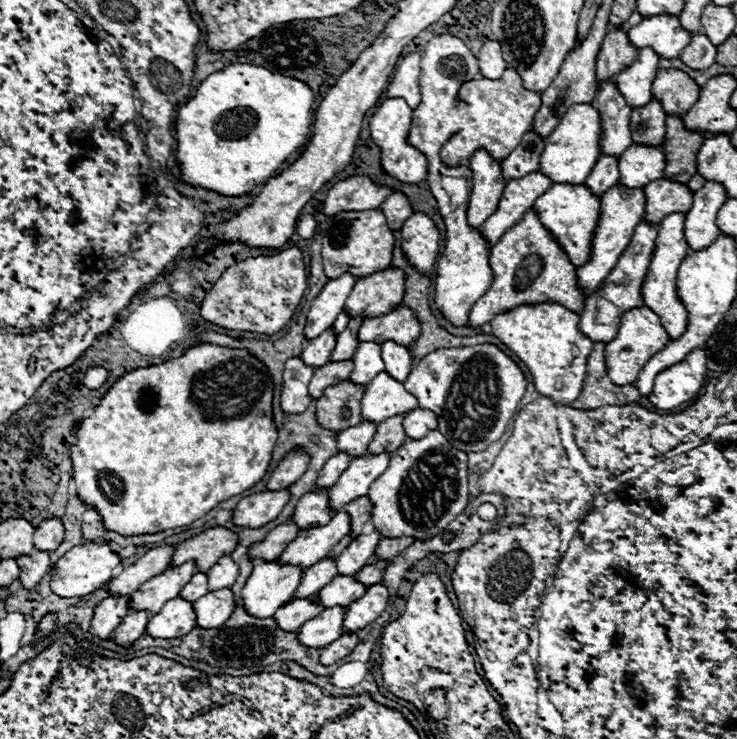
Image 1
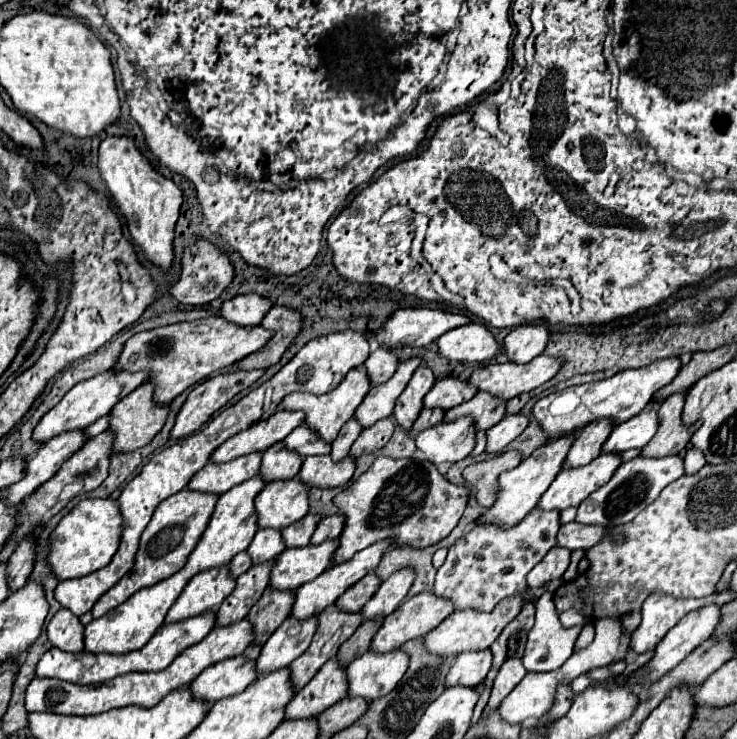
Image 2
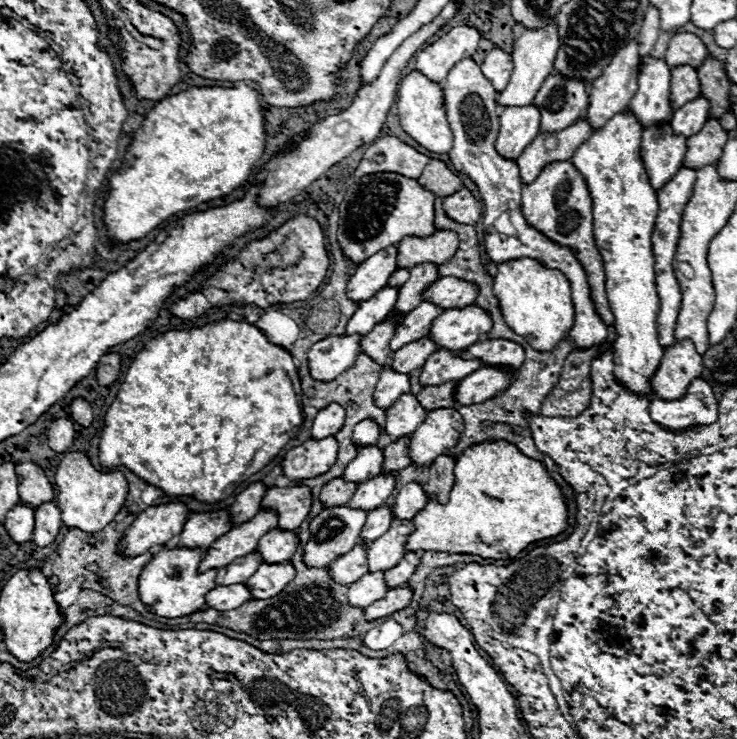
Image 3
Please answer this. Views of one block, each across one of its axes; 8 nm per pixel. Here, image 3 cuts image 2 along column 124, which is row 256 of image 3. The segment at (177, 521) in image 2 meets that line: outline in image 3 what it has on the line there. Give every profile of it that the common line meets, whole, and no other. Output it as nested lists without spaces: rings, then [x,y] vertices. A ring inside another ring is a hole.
[[[568,160],[552,162],[542,170],[542,174],[530,186],[522,186],[522,214],[532,228],[546,234],[556,244],[570,246],[570,250],[576,252],[578,262],[586,268],[586,278],[590,280],[590,294],[594,306],[598,308],[598,316],[606,320],[606,326],[612,326],[614,314],[606,298],[602,256],[594,246],[594,234],[592,234],[592,198],[584,178],[578,174],[572,162]]]

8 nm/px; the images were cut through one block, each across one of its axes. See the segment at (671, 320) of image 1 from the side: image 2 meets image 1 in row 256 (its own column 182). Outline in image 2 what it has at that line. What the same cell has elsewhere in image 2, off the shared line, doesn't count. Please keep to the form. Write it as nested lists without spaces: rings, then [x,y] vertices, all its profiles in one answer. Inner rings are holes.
[[[244,618],[242,622],[234,622],[228,626],[216,626],[202,642],[190,646],[182,654],[174,658],[174,662],[160,670],[160,672],[130,672],[122,674],[110,682],[102,684],[90,684],[80,686],[64,680],[54,678],[34,678],[26,690],[26,710],[28,712],[54,712],[54,714],[88,716],[108,712],[112,708],[124,708],[130,704],[150,708],[158,704],[166,694],[170,694],[174,688],[180,688],[184,684],[190,684],[204,668],[224,660],[244,654],[244,650],[254,642],[252,624]]]

